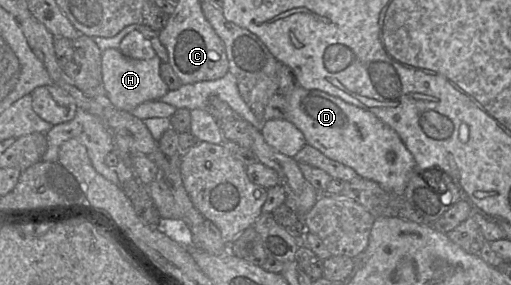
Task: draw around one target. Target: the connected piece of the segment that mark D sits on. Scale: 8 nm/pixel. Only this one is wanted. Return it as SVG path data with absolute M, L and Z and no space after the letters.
M298 86L285 97L286 119L304 134L307 144L326 157L352 168L358 176L378 183L387 191L404 195L416 162L394 129L373 113L321 90Z

